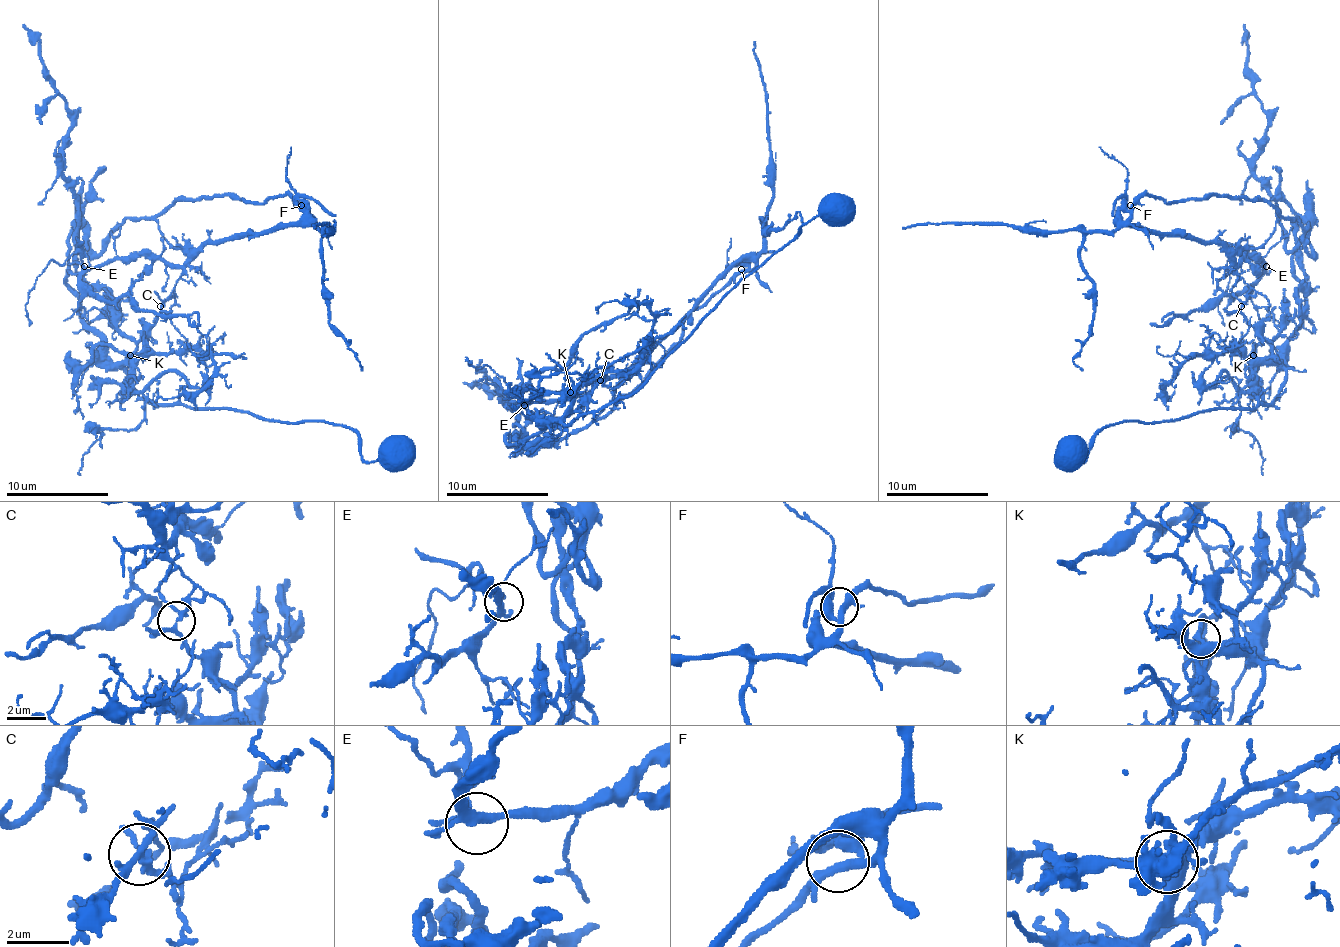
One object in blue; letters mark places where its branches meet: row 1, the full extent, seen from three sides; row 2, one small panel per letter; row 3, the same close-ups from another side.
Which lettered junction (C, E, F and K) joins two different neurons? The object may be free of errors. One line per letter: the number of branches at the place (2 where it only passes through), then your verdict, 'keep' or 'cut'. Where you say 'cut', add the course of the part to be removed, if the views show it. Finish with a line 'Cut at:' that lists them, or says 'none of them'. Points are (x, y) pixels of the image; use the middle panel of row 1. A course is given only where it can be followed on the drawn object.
C: 4 branches meet; cut; foreign part runs (601, 379), (611, 389), (703, 295), (762, 249), (764, 213), (772, 198), (772, 152), (767, 91), (754, 42)
E: 5 branches meet; keep
F: 4 branches meet; keep
K: 4 branches meet; keep
Cut at: C

